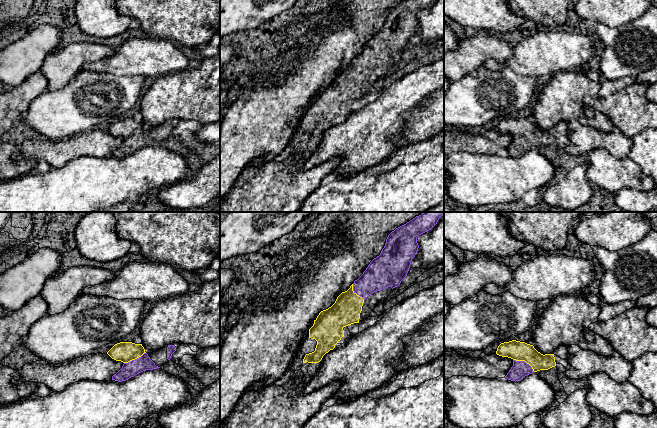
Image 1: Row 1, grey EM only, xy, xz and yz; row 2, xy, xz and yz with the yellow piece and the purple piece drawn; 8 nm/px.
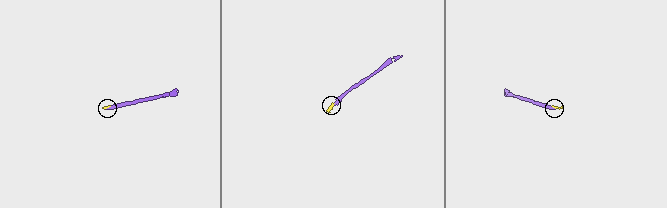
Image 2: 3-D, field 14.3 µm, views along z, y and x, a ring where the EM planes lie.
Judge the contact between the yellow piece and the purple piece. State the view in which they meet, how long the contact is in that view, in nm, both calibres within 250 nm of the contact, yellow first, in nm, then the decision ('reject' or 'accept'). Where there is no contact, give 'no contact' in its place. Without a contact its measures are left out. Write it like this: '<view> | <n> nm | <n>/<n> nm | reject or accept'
yz | 200 nm | 160/140 nm | accept

